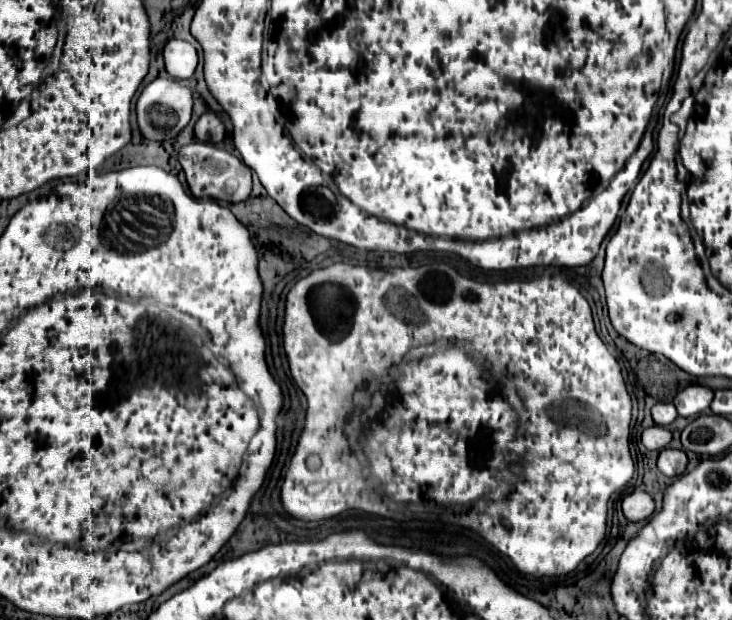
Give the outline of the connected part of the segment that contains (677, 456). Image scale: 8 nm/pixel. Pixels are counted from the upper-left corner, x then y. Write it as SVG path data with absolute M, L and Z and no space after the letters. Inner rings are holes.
M663 449L657 459L657 467L667 477L681 477L687 467L687 455L677 449Z

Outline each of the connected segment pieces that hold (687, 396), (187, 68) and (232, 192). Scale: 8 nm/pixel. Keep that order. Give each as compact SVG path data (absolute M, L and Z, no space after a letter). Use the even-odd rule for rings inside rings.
M689 385L681 393L677 393L673 403L681 417L693 417L693 415L701 415L701 413L709 411L711 397L713 397L713 391L709 387Z
M171 39L163 49L165 69L173 79L189 79L199 63L197 51L183 39Z
M201 141L183 145L179 149L179 163L187 175L187 185L195 197L205 199L207 195L217 201L237 203L237 201L245 201L251 193L251 169L241 159L237 159L235 155L231 155L229 151L217 145L201 143Z

